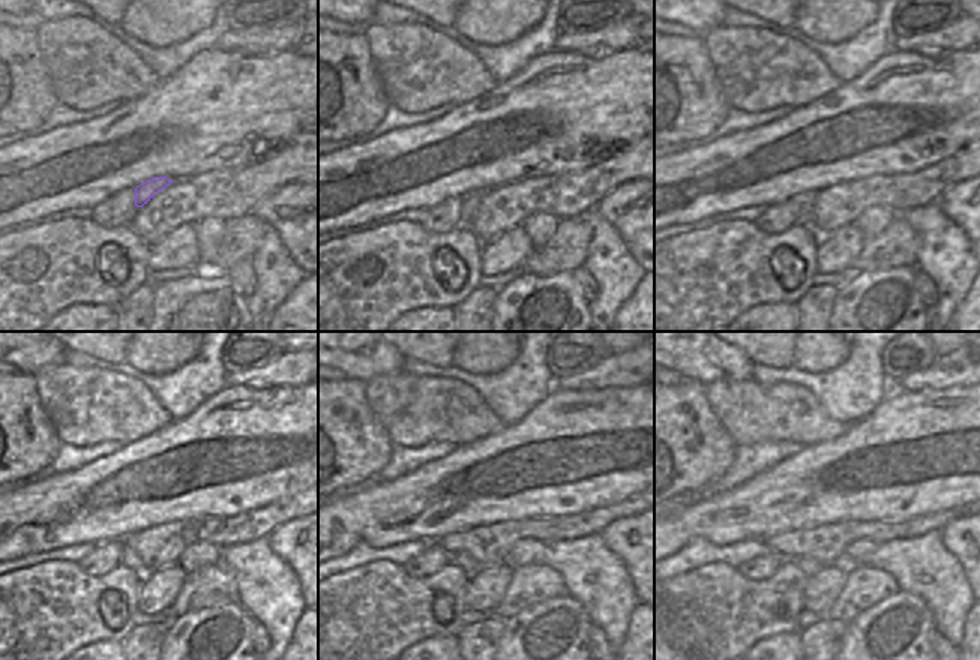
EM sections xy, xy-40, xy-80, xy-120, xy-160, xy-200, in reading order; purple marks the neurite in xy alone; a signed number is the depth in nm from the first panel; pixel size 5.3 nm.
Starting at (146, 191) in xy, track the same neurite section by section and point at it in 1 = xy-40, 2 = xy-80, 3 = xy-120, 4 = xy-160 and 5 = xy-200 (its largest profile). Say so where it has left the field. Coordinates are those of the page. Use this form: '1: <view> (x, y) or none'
1: xy-40 (471, 200)
2: xy-80 (805, 219)
3: xy-120 (129, 560)
4: xy-160 (470, 566)
5: xy-200 (808, 566)

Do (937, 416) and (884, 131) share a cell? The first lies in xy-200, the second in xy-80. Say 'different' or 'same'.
same

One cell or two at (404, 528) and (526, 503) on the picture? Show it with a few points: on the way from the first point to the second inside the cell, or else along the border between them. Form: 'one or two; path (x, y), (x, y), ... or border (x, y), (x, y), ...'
one; path (434, 503), (496, 503)

